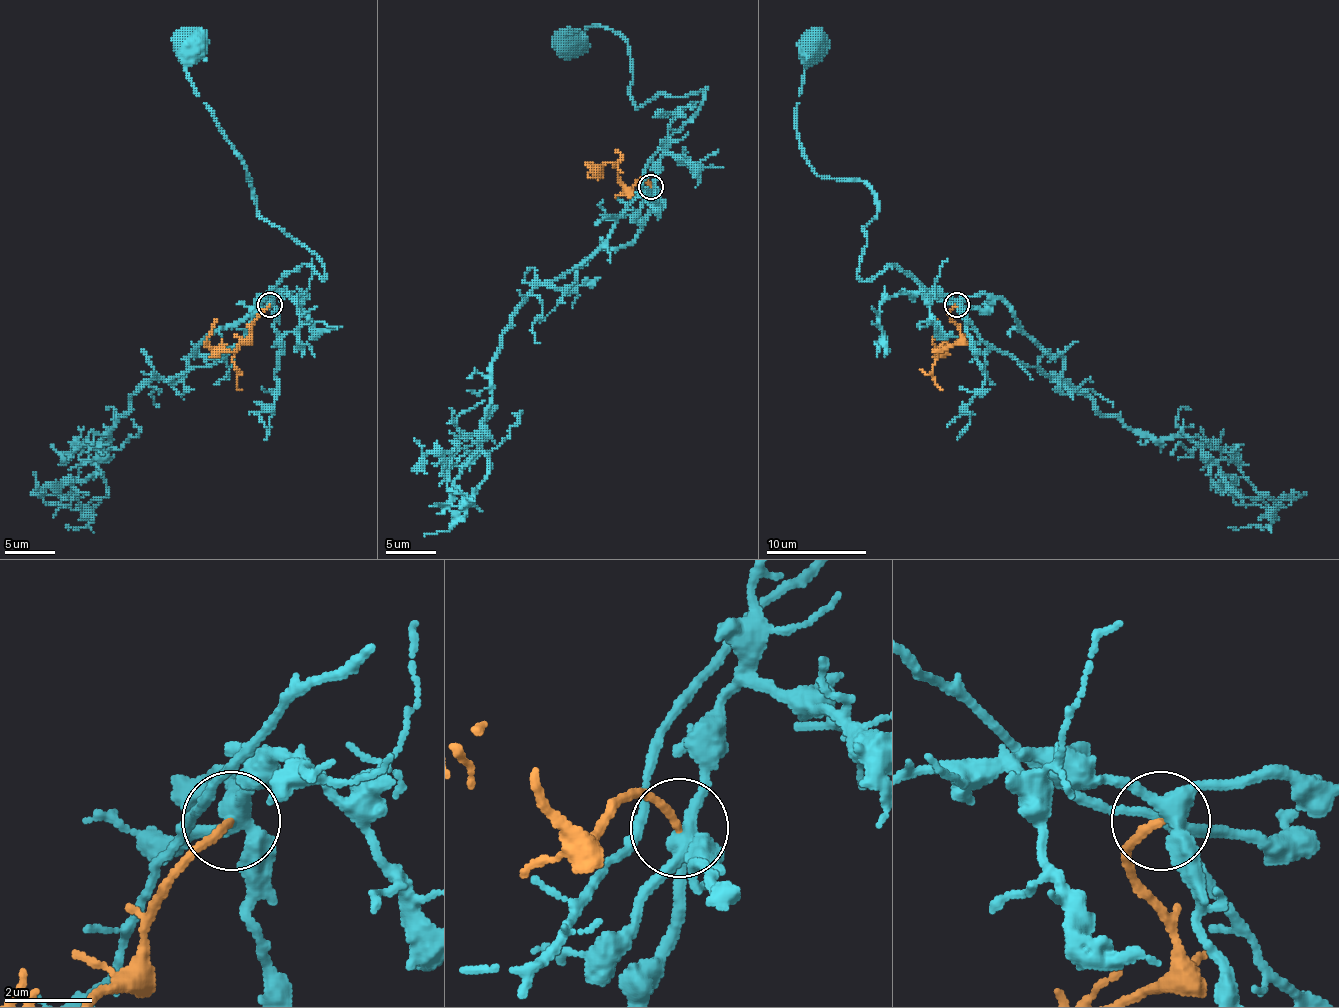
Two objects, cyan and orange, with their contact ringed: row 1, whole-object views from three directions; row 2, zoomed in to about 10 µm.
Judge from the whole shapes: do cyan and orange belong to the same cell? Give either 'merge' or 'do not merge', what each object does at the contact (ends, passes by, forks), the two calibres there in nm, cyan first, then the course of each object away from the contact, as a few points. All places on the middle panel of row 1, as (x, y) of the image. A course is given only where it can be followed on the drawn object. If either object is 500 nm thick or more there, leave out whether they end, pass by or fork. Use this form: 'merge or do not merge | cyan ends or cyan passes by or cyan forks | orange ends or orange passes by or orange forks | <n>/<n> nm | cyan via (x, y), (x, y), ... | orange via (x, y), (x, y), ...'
merge | cyan forks | orange ends | 360/170 nm | cyan via (650, 187), (653, 155), (703, 102), (705, 87), (638, 107), (630, 47), (615, 32), (577, 29), (567, 42) | orange via (650, 187), (640, 180), (630, 190), (615, 167), (603, 162), (592, 167), (587, 165), (597, 165)

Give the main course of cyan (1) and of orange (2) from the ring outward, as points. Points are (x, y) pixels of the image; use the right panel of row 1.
1: (957, 304), (892, 264), (864, 281), (857, 274), (877, 196), (817, 173), (802, 148), (812, 45)
2: (957, 304), (950, 317), (960, 337), (937, 352), (932, 352), (937, 349), (935, 319)

